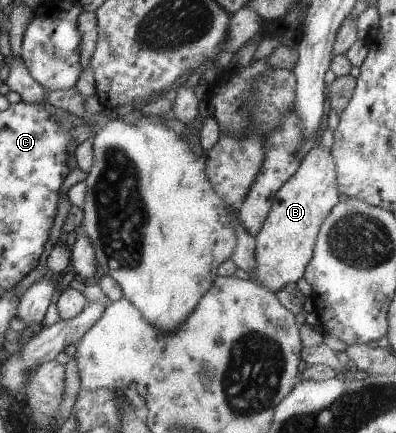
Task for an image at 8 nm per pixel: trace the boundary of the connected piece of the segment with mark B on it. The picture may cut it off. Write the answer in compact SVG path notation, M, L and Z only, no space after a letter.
M315 144L302 158L298 169L279 187L274 196L275 202L271 205L261 225L261 230L253 237L256 262L253 274L255 284L274 293L282 286L295 283L303 276L305 265L309 262L313 252L319 227L331 208L337 204L339 193L336 187L335 163L330 149L322 147L321 144Z

